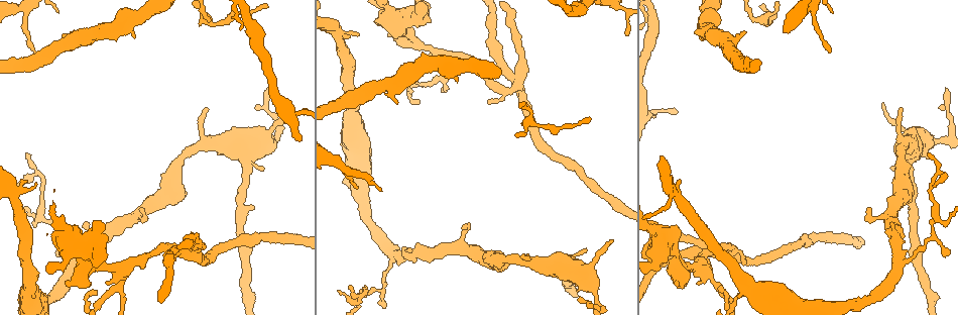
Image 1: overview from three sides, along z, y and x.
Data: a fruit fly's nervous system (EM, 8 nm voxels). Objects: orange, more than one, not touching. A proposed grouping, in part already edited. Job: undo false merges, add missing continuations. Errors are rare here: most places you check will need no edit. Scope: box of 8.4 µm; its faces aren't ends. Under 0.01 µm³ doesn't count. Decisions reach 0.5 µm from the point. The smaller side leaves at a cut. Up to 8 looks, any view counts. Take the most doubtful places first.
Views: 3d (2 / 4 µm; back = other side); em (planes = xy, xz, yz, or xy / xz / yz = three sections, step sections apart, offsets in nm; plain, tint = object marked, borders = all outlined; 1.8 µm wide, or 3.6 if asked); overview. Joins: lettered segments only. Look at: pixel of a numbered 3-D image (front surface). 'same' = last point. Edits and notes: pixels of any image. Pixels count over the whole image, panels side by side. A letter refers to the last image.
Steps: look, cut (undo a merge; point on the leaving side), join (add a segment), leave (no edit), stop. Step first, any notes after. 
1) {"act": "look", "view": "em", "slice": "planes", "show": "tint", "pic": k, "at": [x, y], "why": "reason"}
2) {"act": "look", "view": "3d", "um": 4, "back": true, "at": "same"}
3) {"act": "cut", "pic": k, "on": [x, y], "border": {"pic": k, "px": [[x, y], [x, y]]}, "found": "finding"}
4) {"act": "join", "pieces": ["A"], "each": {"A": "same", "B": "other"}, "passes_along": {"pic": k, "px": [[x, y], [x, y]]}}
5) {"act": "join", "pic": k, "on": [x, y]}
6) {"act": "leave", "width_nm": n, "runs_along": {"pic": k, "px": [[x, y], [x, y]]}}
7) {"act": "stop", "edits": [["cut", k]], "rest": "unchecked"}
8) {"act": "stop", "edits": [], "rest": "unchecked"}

{"act": "look", "view": "3d", "um": 2, "pic": 1, "at": [193, 249], "why": "arms run side by side"}

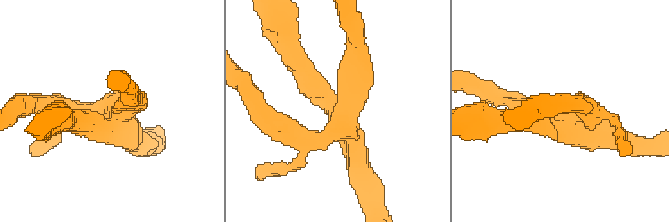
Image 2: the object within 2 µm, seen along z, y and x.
{"act": "look", "view": "em", "slice": "planes", "show": "borders", "pic": 2, "at": [339, 130]}

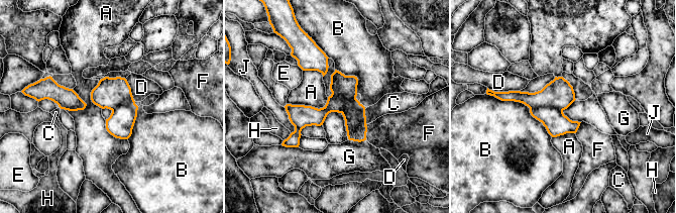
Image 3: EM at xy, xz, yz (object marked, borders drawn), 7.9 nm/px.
{"act": "cut", "pic": 3, "on": [556, 123], "width_nm": 220, "each": {"A": "other", "B": "other", "C": "other", "D": "other", "E": "other", "F": "other", "G": "other", "H": "other", "J": "other"}, "border": {"pic": 3, "px": [[530, 108], [556, 107], [562, 111]]}, "found": "a second cell is stuck on"}

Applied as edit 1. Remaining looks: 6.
{"act": "look", "view": "em", "slice": "xy", "step": 16, "show": "borders", "pic": 1, "at": [396, 103], "why": "free end"}

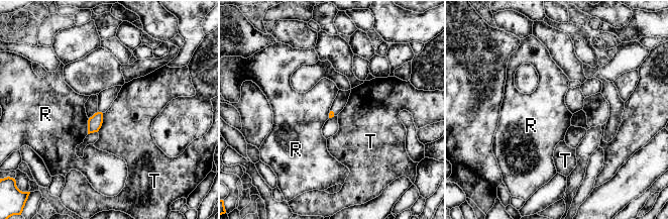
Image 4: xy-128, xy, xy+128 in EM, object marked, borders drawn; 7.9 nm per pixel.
{"act": "leave", "each": {"R": "other", "T": "other"}, "found": "none of them fits"}

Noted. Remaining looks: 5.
{"act": "look", "view": "em", "slice": "planes", "show": "borders", "pic": 1, "at": [248, 156], "why": "looks like a crossing"}

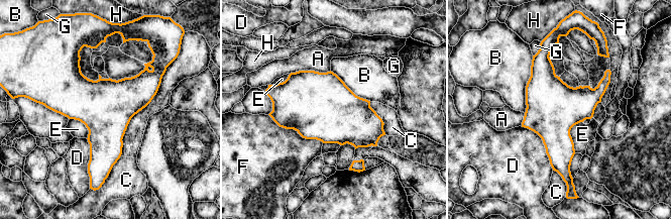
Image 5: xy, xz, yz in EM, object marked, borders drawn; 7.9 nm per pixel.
{"act": "leave", "each": {"A": "other", "B": "other", "C": "other", "D": "other", "E": "other", "F": "other", "G": "other", "H": "other"}, "border": {"pic": 5, "px": [[582, 121], [570, 130], [575, 152]]}, "found": "one cell here"}

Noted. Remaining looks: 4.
{"act": "look", "view": "em", "slice": "xy", "step": 16, "show": "borders", "pic": 1, "at": [462, 225], "why": "branch stops here"}

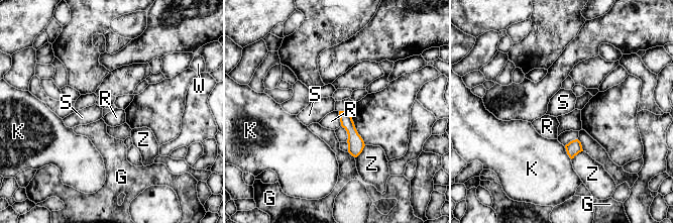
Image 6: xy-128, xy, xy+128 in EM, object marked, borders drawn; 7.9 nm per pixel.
{"act": "look", "view": "em", "slice": "planes", "show": "borders", "at": "same", "why": "cut it another way"}

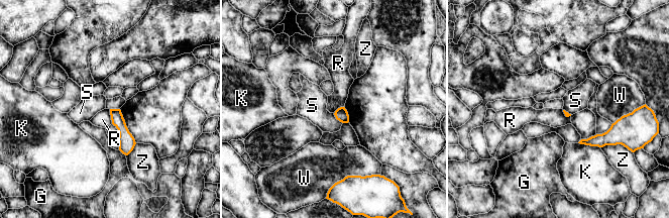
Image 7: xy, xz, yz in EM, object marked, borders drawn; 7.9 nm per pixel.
{"act": "leave", "each": {"G": "other", "K": "other", "R": "other", "S": "other", "W": "other", "Z": "other"}, "border": {"pic": 7, "px": [[109, 109], [112, 123]]}, "found": "none of them fits"}

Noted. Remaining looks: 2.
{"act": "stop", "edits": [["cut", 3]], "rest": "unchecked"}

